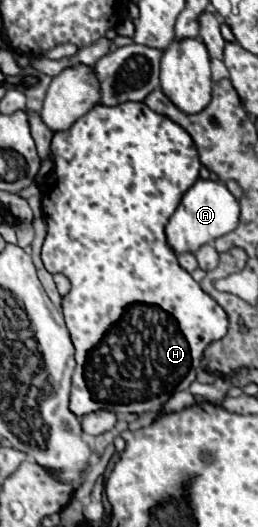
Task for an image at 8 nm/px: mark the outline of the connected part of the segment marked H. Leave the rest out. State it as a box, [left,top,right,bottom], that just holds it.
[41,102,229,416]

